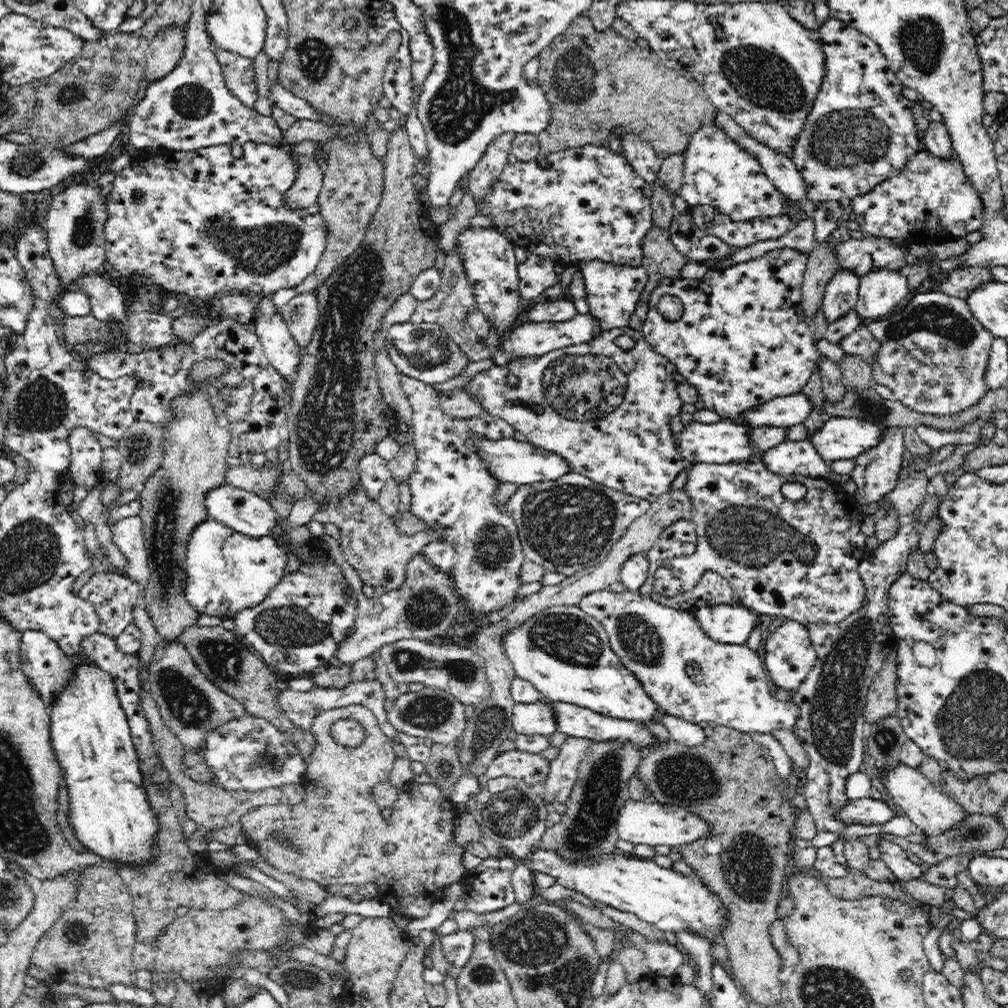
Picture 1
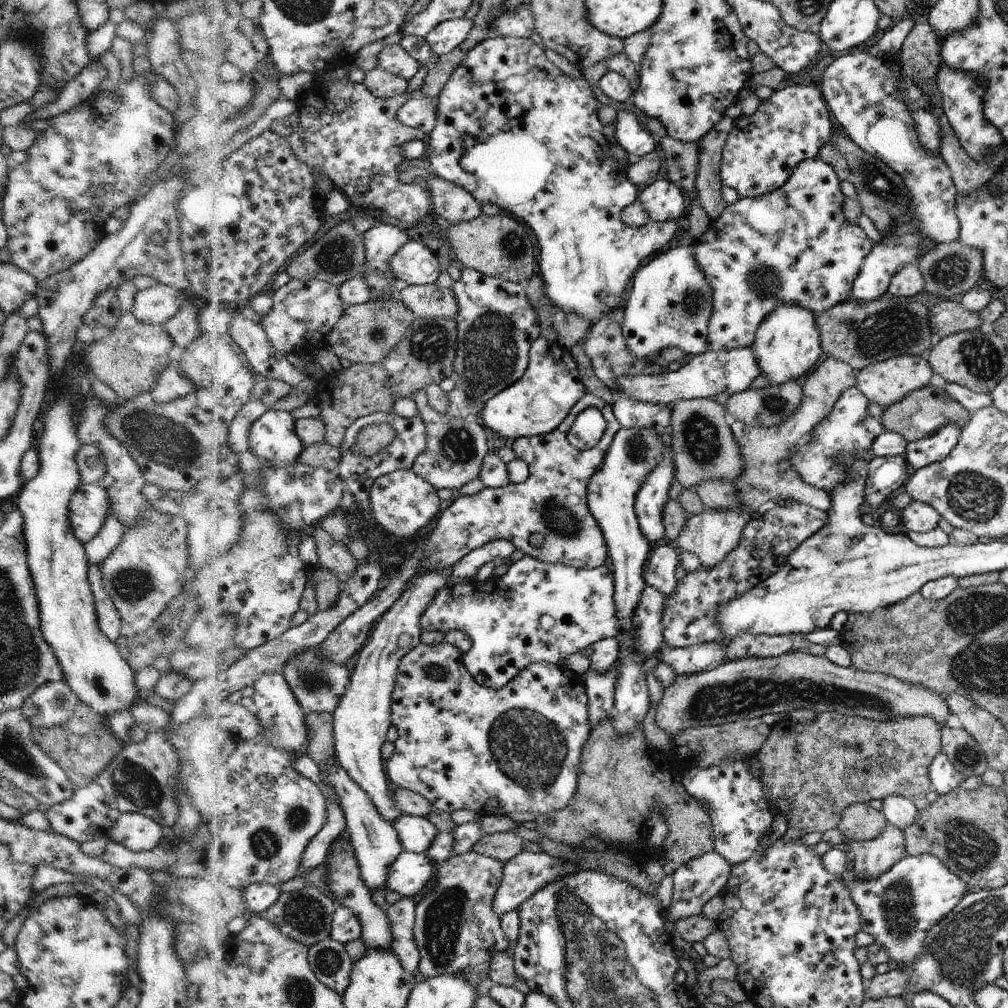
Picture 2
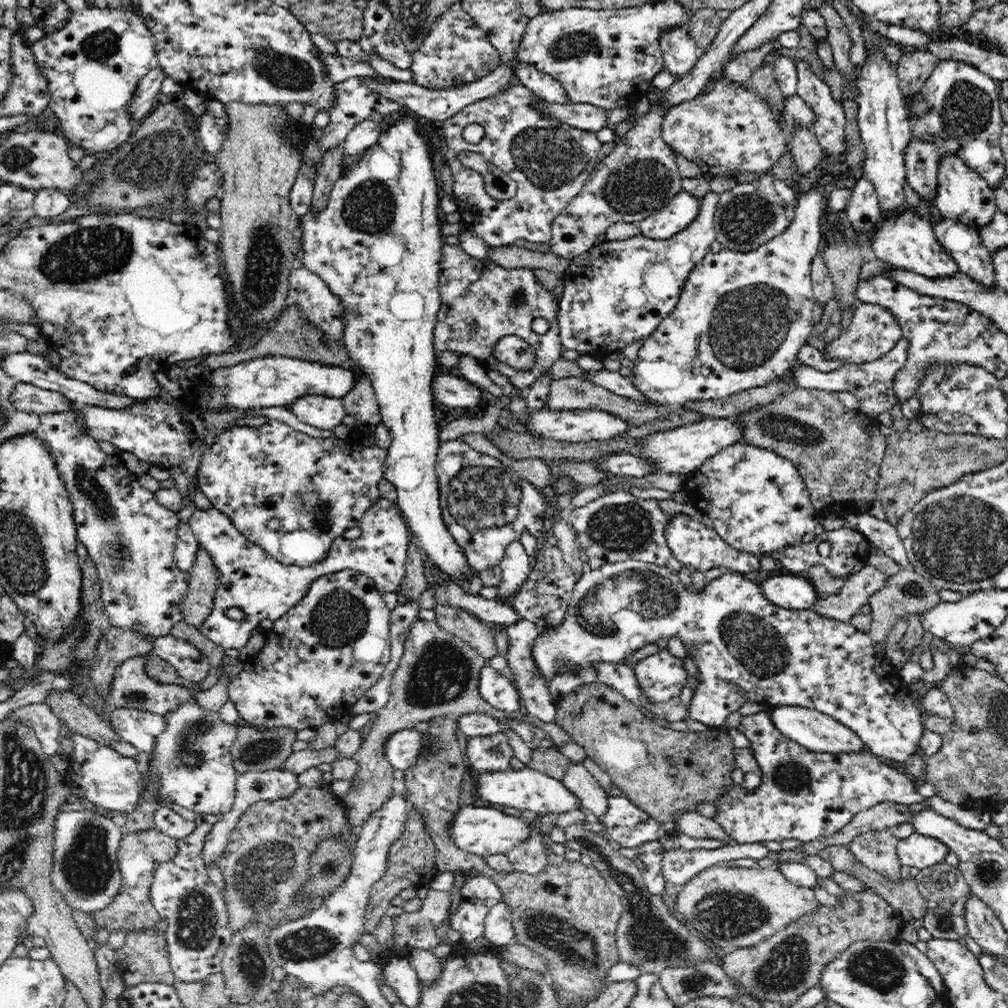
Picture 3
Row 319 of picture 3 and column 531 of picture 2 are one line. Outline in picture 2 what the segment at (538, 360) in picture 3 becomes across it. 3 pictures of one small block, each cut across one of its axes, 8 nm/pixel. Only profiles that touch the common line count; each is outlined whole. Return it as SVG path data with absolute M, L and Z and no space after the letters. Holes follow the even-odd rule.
M587 393L581 401L577 403L557 430L551 434L546 434L531 438L518 438L512 444L512 450L518 459L521 459L529 467L529 476L525 482L506 484L502 487L489 488L474 494L473 496L460 496L455 499L453 504L442 514L439 523L433 526L431 536L425 542L425 545L415 546L411 550L411 554L400 566L400 569L390 578L390 582L386 588L380 590L375 598L372 598L368 604L364 604L362 608L358 608L354 614L350 614L348 620L344 620L342 625L331 635L329 640L322 644L320 648L325 655L333 659L336 663L347 663L352 660L354 654L360 652L360 648L365 648L367 641L371 639L375 631L375 624L381 620L395 605L396 602L403 598L415 582L415 579L429 574L429 571L448 571L454 566L461 564L469 553L473 553L475 549L485 546L490 542L505 539L514 544L524 555L536 558L544 563L564 564L575 567L576 569L592 569L604 565L608 557L608 544L605 542L604 532L601 530L600 524L592 517L588 509L588 484L592 476L598 472L604 463L604 456L608 448L612 445L613 439L616 437L618 430L621 430L621 424L614 417L612 404L607 404L600 398ZM588 408L596 408L606 422L606 429L600 442L589 450L577 450L570 445L567 440L567 433L572 428L578 414L581 414ZM532 534L541 534L542 544L536 548L530 544L530 536Z

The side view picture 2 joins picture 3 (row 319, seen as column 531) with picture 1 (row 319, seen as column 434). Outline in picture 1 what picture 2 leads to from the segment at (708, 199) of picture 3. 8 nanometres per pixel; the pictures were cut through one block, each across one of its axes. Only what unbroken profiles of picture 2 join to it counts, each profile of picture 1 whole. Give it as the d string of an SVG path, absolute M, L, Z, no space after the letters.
M590 261L581 264L578 272L583 272L585 279L585 300L590 306L590 313L600 319L602 328L618 328L628 326L632 314L640 300L640 294L648 282L647 270L640 268L614 267L600 261Z

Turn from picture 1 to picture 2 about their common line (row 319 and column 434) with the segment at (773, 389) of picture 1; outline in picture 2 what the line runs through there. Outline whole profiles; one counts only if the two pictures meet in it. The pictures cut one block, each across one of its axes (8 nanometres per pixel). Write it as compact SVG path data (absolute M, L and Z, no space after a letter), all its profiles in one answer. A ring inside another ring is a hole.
M442 642L437 646L422 644L410 655L404 658L401 665L401 677L399 678L394 693L393 724L398 728L399 738L396 741L394 756L387 761L386 768L393 786L408 788L423 794L434 803L436 809L452 813L455 810L474 810L478 815L508 815L514 812L536 812L536 814L548 814L562 810L570 798L577 792L578 768L581 754L586 749L588 738L592 735L592 724L590 724L589 696L585 690L584 680L578 674L562 668L562 666L545 665L545 663L534 663L528 666L518 677L515 677L509 685L502 689L490 689L481 686L469 674L465 664L464 655L458 646ZM430 666L440 666L445 669L445 677L434 680L428 676Z

